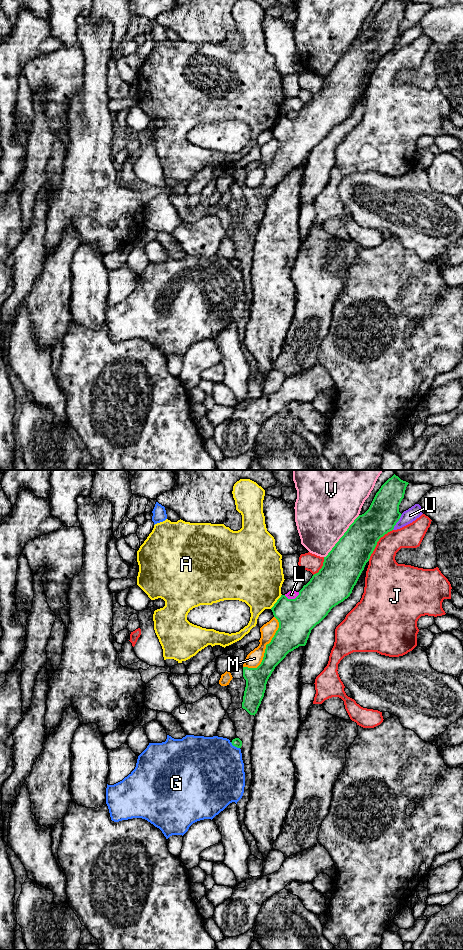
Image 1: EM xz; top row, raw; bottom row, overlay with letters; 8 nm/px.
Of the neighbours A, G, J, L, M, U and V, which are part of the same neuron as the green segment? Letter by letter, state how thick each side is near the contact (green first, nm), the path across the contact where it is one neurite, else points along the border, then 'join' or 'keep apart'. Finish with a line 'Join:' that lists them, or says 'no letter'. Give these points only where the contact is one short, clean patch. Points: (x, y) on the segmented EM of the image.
A: calibres 300 and 420 nm; keep apart
G: calibres 70 and 480 nm; keep apart
J: calibres 300 and 280 nm; keep apart
L: calibres 300 and 70 nm; border xz (299, 592), (294, 598), (287, 598), (284, 595); keep apart
M: calibres 240 and 120 nm; keep apart
U: calibres 260 and 110 nm; keep apart
V: calibres 320 and 460 nm; keep apart
Join: no letter

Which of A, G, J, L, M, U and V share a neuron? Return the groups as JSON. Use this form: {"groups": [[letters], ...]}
{"groups": [["A"], ["G"], ["J"], ["L"], ["M"], ["U"], ["V"]]}

